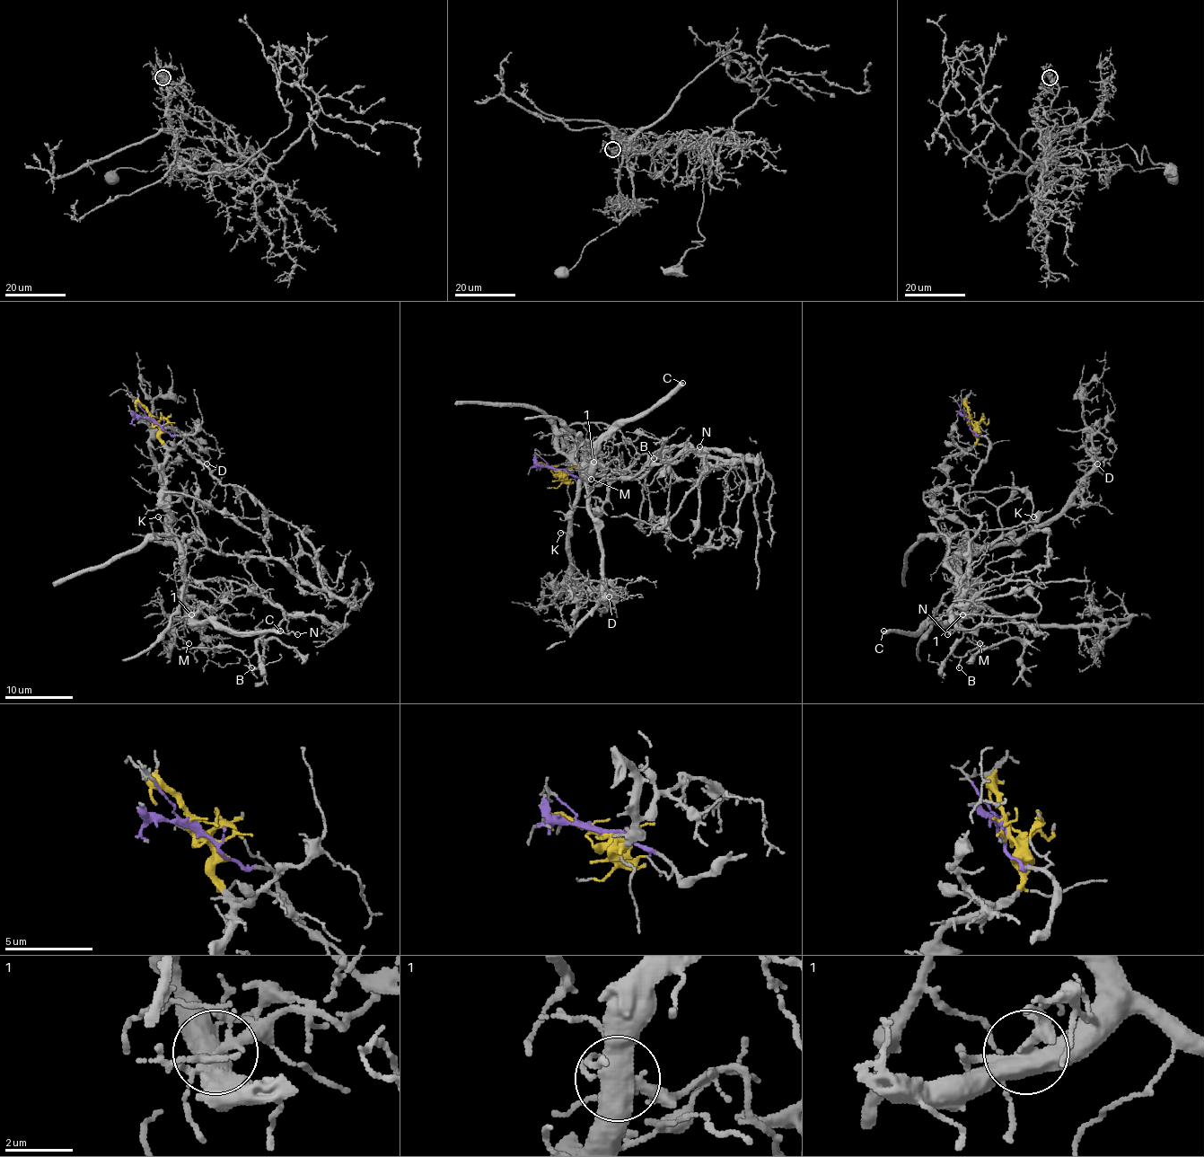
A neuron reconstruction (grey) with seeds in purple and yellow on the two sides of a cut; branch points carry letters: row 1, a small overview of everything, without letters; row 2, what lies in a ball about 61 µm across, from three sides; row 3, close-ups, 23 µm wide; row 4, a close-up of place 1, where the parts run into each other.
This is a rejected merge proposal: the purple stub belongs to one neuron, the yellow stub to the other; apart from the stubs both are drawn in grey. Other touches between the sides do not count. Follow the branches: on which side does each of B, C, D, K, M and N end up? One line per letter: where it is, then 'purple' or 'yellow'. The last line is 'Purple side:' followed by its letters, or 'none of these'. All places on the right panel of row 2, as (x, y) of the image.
B: place (959, 667); purple
C: place (883, 631); yellow
D: place (1097, 463); yellow
K: place (1033, 516); yellow
M: place (979, 643); yellow
N: place (947, 634); purple
Purple side: B, N

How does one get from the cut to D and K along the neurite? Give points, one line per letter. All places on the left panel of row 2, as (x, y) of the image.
D: (153, 420), (167, 457), (162, 501), (172, 512), (176, 545), (150, 437), (178, 428), (209, 455), (206, 464)
K: (153, 420), (167, 455), (162, 493), (172, 512), (171, 535), (178, 543), (176, 545), (159, 516)

